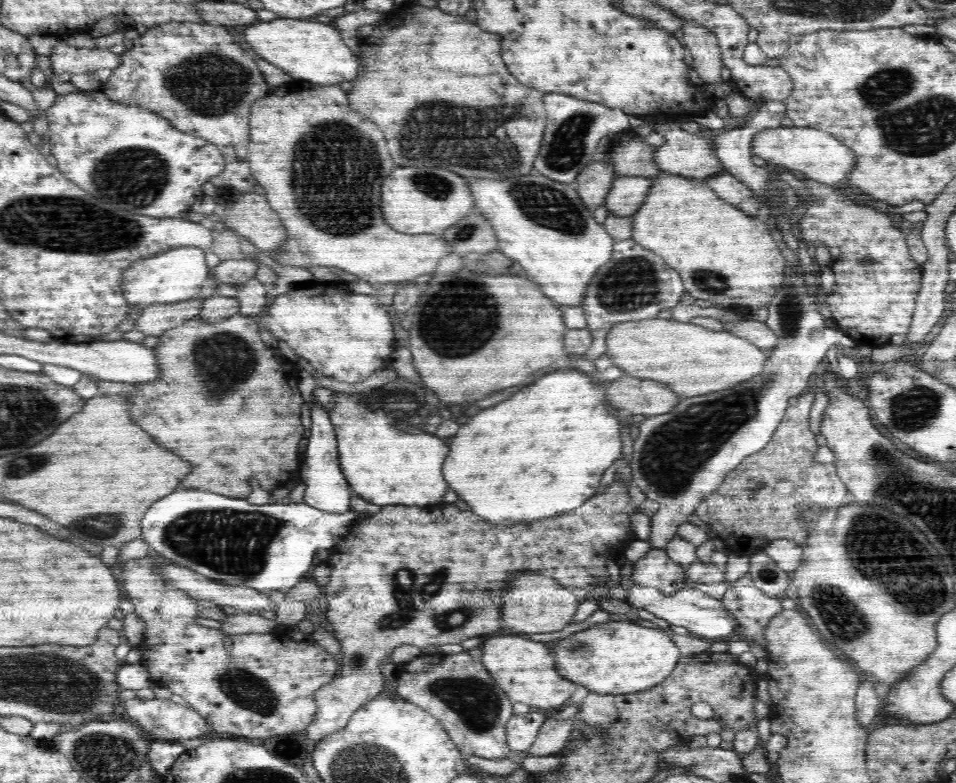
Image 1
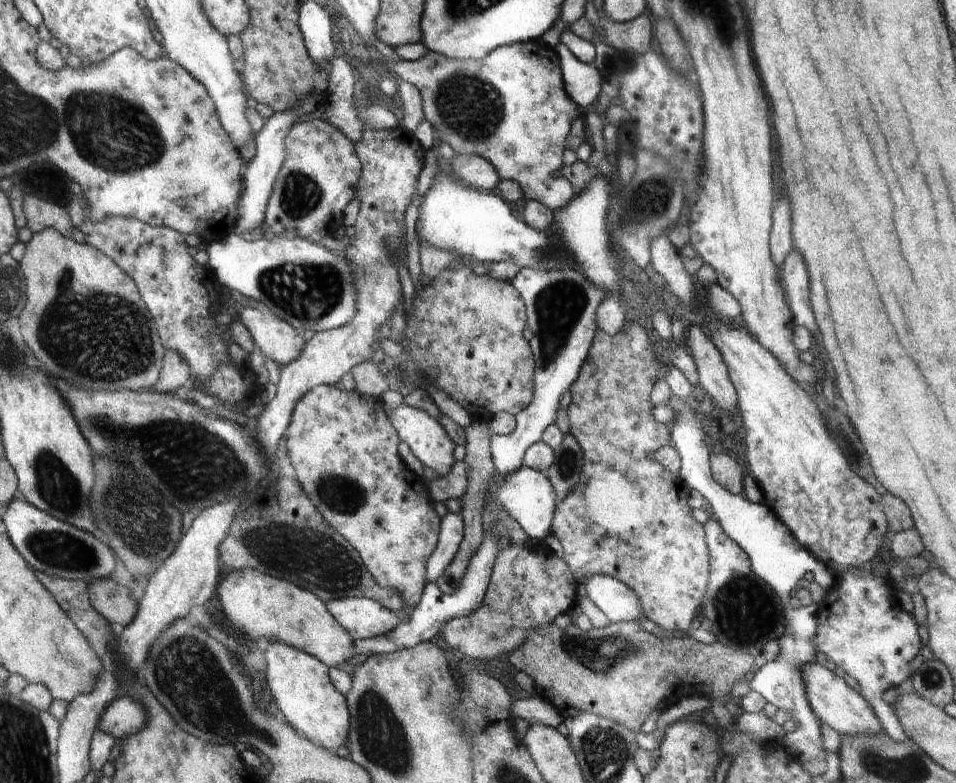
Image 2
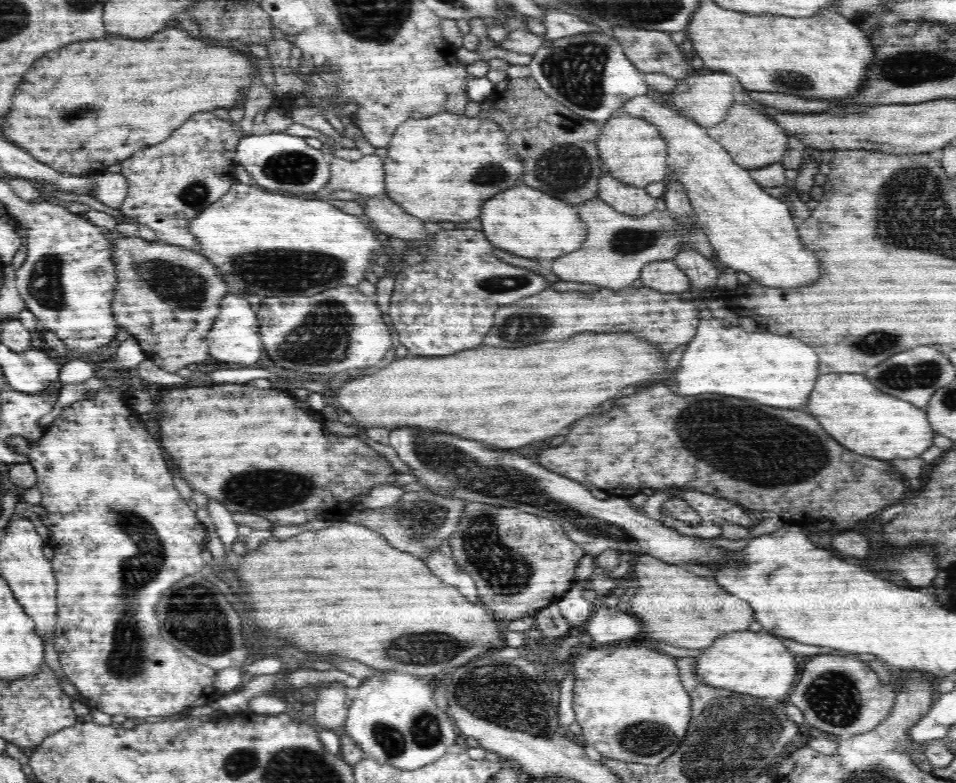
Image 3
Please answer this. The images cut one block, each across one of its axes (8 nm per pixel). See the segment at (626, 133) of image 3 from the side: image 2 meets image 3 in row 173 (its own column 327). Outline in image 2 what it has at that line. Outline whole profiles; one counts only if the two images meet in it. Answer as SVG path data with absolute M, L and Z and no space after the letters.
M242 568L223 576L217 592L226 620L250 640L258 641L263 637L267 642L282 642L317 658L329 669L334 666L347 668L348 660L355 655L350 634L332 618L326 603L293 582L264 574L254 568Z

